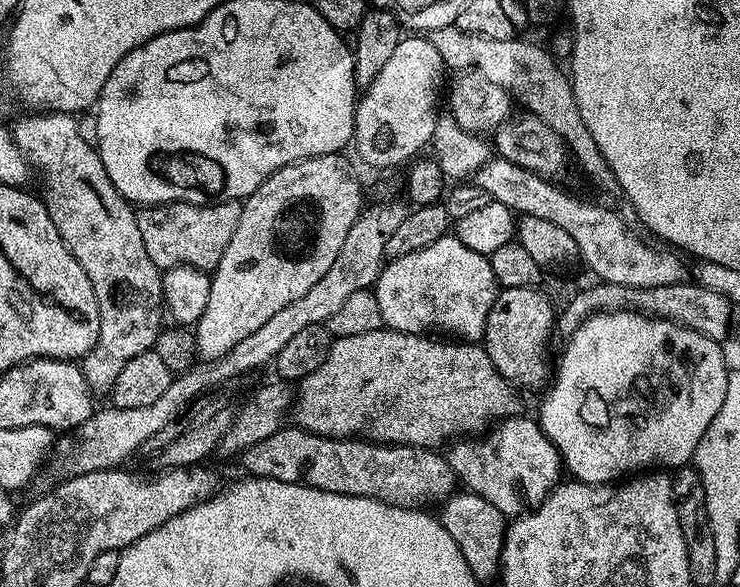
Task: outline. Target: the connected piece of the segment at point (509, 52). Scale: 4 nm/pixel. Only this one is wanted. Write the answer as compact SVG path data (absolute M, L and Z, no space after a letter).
M455 26L439 28L437 32L431 33L430 38L434 46L438 46L438 54L442 54L445 69L471 70L504 88L512 98L517 101L520 99L528 107L525 109L531 115L542 118L542 122L546 122L546 126L550 126L554 134L563 138L564 146L568 149L574 164L577 164L598 187L613 189L617 187L614 174L598 142L594 142L594 134L590 134L590 130L586 130L586 122L582 122L582 114L574 98L569 73L565 69L564 72L560 69L563 67L545 45L543 48L540 44L531 44L528 40L520 40L521 38L510 40L482 38L476 34L463 32Z

